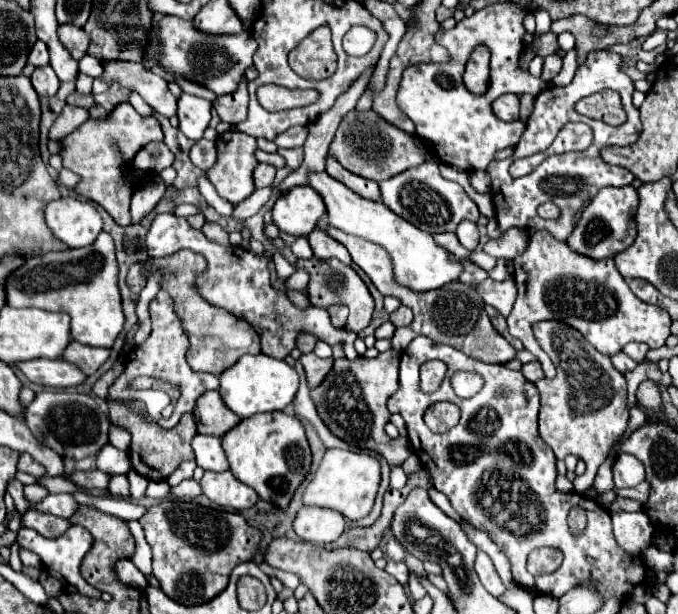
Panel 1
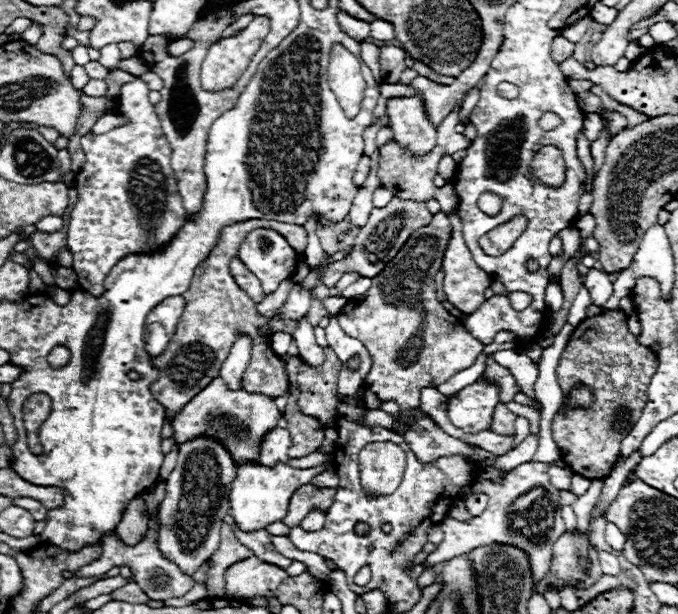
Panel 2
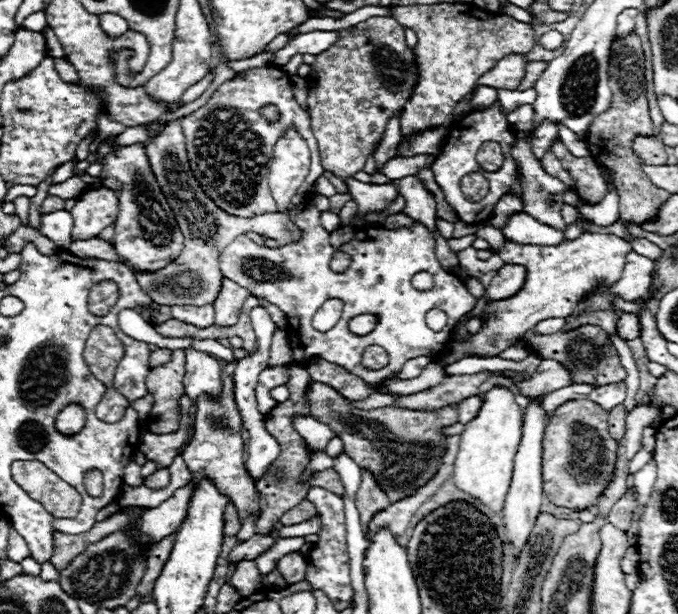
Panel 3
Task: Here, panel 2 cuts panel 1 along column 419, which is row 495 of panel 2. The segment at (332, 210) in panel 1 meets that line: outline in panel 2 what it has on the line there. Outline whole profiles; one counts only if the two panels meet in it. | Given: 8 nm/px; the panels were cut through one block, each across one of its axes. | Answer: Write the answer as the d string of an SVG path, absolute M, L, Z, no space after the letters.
M246 462L236 468L236 478L230 484L230 516L238 524L240 530L250 532L258 528L266 528L270 522L282 520L288 510L288 500L296 492L296 488L308 484L312 476L328 470L326 468L308 468L308 470L298 470L288 464L274 464L272 468L256 462Z

